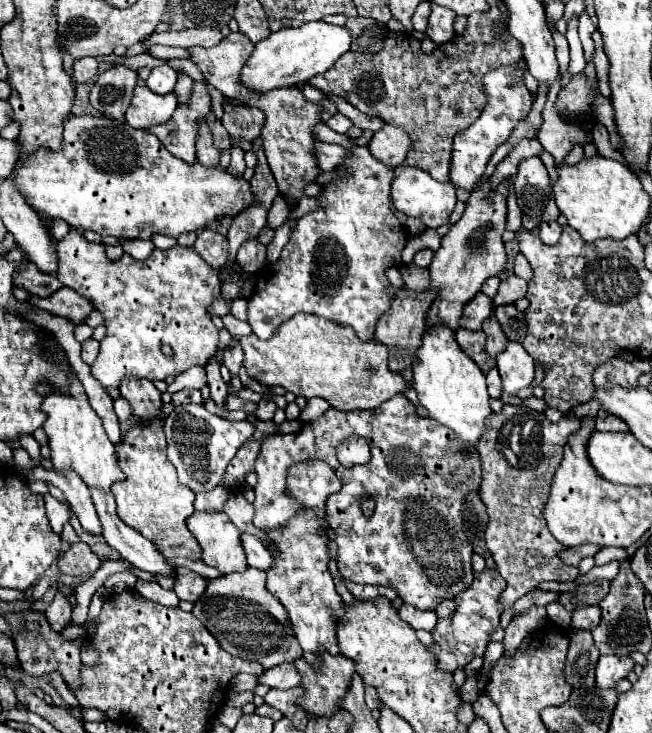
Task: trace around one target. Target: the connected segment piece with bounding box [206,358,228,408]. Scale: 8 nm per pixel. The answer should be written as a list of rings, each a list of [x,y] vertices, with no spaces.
[[[212,358],[208,364],[206,364],[206,374],[208,374],[208,388],[210,388],[210,396],[212,396],[212,400],[220,406],[220,408],[224,408],[224,398],[226,398],[226,382],[222,380],[222,376],[220,376],[220,364],[218,364],[218,360],[216,358]]]

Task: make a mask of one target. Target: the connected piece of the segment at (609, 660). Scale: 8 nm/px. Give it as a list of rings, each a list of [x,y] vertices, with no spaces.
[[[600,656],[596,666],[596,684],[600,688],[614,688],[618,680],[626,678],[634,668],[634,660],[630,656]]]

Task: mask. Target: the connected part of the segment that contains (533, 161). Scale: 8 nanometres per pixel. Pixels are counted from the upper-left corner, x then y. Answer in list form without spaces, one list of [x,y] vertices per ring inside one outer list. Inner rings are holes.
[[[538,156],[524,158],[518,164],[514,190],[516,190],[516,202],[522,210],[522,226],[526,230],[534,230],[542,222],[544,208],[552,198],[550,176]]]

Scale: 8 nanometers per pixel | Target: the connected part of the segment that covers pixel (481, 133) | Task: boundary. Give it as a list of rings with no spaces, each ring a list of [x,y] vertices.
[[[502,66],[484,76],[488,104],[482,110],[480,118],[470,128],[466,128],[466,132],[460,132],[454,138],[452,158],[450,158],[450,182],[456,188],[464,188],[464,190],[472,192],[474,184],[482,178],[486,164],[488,164],[490,156],[494,154],[494,150],[510,138],[518,120],[522,120],[532,108],[530,92],[526,90],[524,82],[516,82],[512,78],[512,74],[514,74],[514,66]]]

